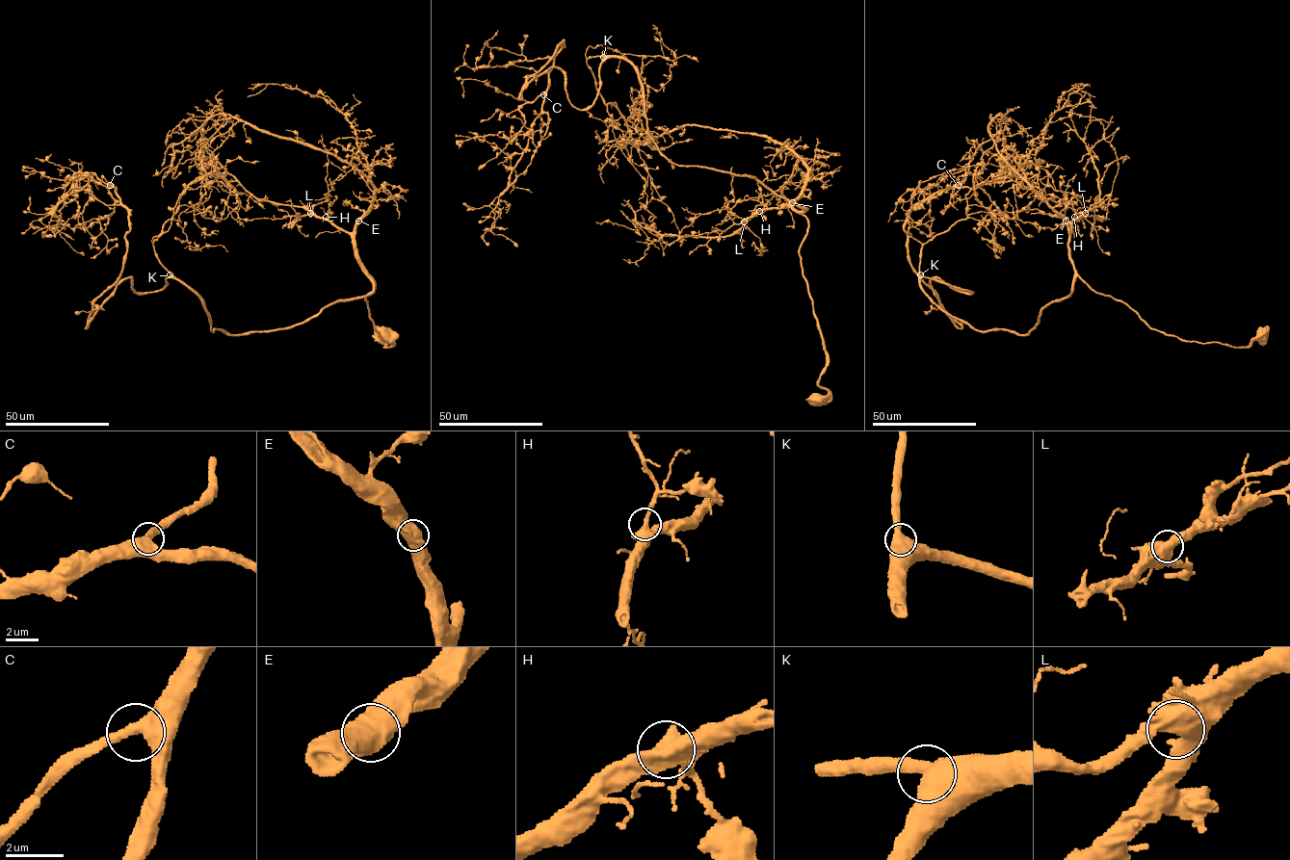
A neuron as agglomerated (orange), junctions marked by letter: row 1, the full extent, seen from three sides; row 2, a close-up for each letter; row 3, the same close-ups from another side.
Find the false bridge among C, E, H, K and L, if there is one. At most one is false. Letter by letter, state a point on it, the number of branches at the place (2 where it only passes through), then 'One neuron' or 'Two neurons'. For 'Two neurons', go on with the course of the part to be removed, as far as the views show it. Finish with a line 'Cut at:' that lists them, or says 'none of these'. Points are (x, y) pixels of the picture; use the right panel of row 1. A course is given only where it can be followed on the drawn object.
C: Place: (958, 185). Branches: 2. One neuron
E: Place: (1066, 221). Branches: 2. One neuron
H: Place: (1074, 217). Branches: 2. One neuron
K: Place: (920, 274). Branches: 2. One neuron
L: Place: (1085, 213). Branches: 2. One neuron
Cut at: none of these

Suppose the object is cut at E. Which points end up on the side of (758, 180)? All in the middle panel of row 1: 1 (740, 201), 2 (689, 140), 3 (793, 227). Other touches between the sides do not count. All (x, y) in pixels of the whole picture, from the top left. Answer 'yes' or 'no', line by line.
1: no
2: yes
3: no

